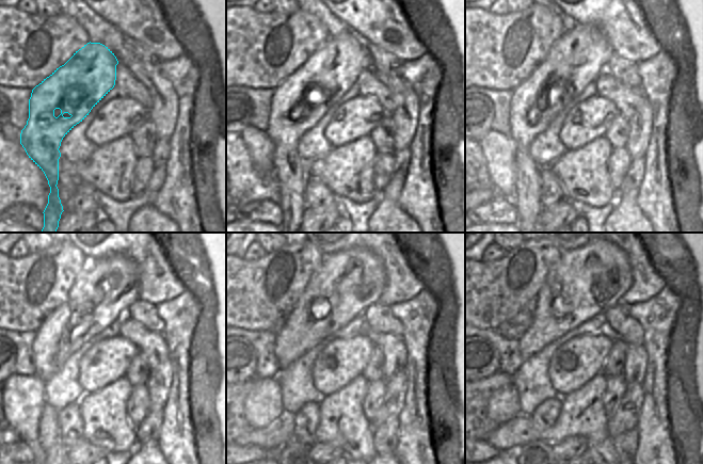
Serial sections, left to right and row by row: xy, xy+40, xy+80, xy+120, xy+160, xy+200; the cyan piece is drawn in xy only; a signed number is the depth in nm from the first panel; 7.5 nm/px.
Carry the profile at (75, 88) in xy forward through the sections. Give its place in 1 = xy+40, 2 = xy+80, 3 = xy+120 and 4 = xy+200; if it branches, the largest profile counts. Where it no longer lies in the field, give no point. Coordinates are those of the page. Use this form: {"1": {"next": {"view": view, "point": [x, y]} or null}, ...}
{"1": {"next": {"view": "xy+40", "point": [335, 66]}}, "2": {"next": {"view": "xy+80", "point": [577, 58]}}, "3": {"next": {"view": "xy+120", "point": [106, 287]}}, "4": {"next": {"view": "xy+200", "point": [570, 294]}}}

